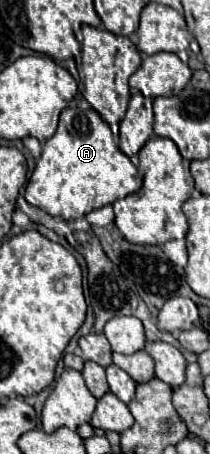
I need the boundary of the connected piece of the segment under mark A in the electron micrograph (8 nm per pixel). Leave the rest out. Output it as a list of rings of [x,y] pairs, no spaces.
[[[65,108],[61,112],[57,132],[43,145],[41,157],[37,160],[33,176],[25,188],[25,200],[31,206],[37,206],[51,216],[61,216],[65,220],[73,220],[73,218],[83,218],[91,210],[103,208],[107,204],[113,204],[119,198],[125,198],[125,196],[139,191],[142,184],[143,180],[141,180],[137,168],[119,150],[117,142],[111,136],[109,124],[93,108],[89,108],[89,110]]]

